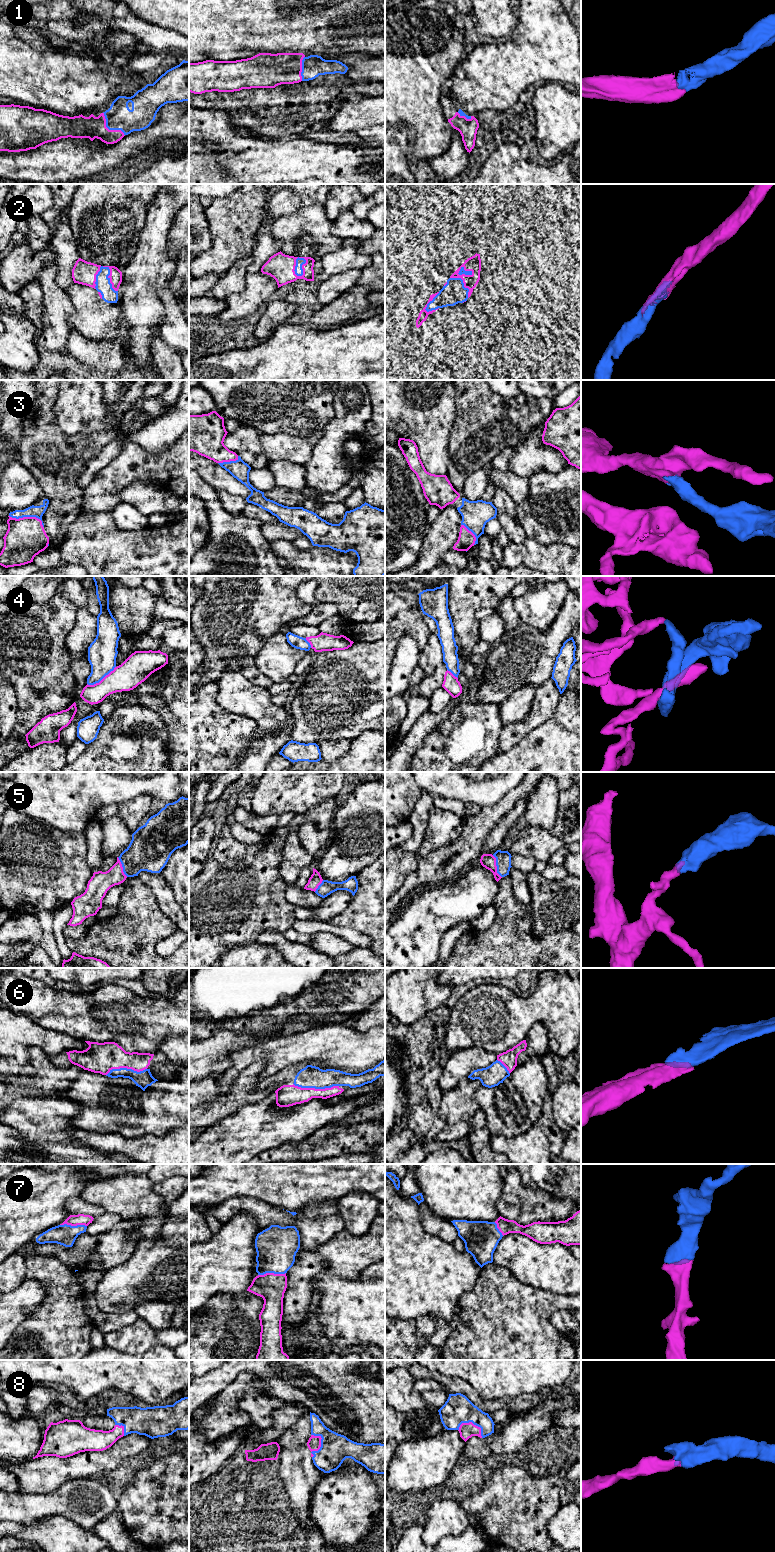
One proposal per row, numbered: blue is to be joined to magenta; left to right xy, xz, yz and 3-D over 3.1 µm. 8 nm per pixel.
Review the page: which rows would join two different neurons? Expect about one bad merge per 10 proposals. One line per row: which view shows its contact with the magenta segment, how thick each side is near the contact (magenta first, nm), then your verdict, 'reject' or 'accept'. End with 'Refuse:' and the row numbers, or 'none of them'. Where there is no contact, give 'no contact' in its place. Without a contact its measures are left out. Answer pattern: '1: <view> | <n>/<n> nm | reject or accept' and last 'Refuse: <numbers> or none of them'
1: xy | 180/200 nm | accept
2: xy | 100/120 nm | accept
3: xy | 320/100 nm | accept
4: xy | 220/240 nm | accept
5: yz | 120/130 nm | accept
6: xz | 180/180 nm | accept
7: xz | 220/320 nm | accept
8: xz | 110/240 nm | accept
Refuse: none of them

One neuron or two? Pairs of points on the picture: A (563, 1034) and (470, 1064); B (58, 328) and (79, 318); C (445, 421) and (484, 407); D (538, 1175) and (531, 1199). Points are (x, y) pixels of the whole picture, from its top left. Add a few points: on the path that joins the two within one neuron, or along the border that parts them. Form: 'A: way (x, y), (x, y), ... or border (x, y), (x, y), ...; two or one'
A: border (474, 1046), (493, 1052), (496, 1055); two
B: border (70, 298), (73, 304), (70, 323), (73, 326); two
C: border (455, 394), (455, 421), (449, 441); two
D: border (519, 1174), (523, 1184), (543, 1189), (556, 1198); two

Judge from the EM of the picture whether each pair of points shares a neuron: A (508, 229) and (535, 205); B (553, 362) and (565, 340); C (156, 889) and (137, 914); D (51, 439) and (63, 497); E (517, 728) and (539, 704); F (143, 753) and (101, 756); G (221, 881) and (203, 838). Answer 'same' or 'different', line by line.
A: same
B: different
C: different
D: same
E: same
F: same
G: different

